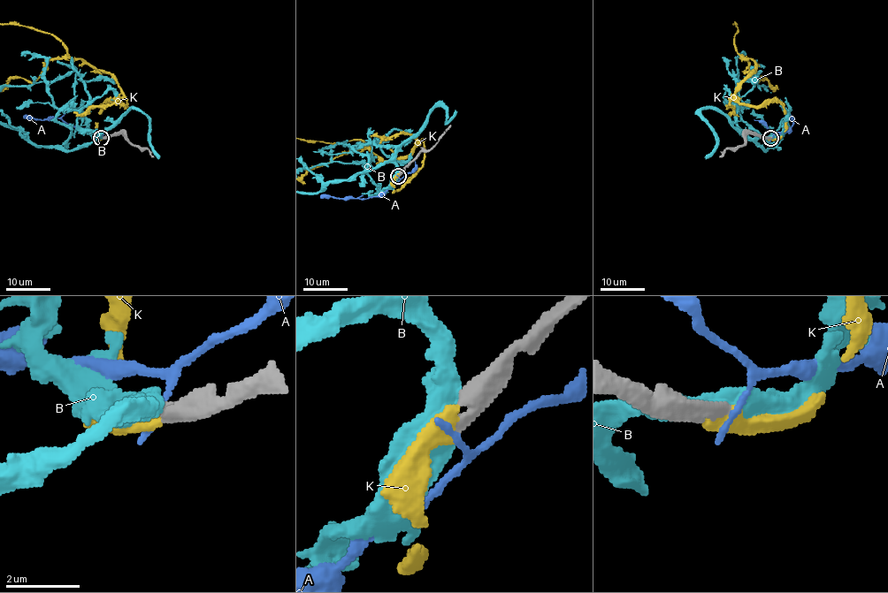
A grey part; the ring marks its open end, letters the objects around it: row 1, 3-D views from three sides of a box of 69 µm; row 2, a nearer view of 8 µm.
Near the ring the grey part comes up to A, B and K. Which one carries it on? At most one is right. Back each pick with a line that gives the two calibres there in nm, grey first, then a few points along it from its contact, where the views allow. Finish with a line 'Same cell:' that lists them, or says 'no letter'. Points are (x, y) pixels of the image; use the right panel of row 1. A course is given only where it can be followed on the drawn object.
K: 440/440 nm
Same cell: K

